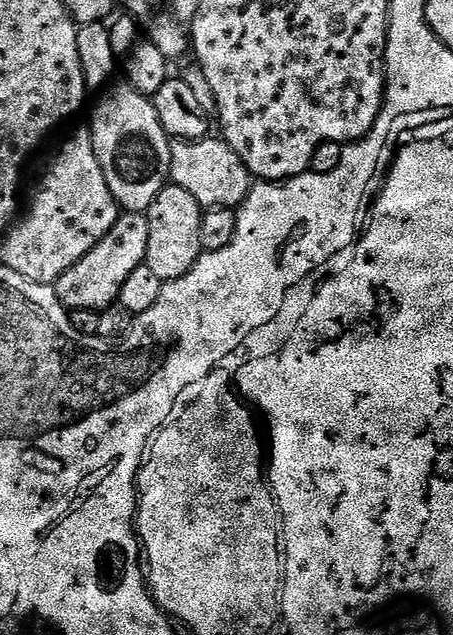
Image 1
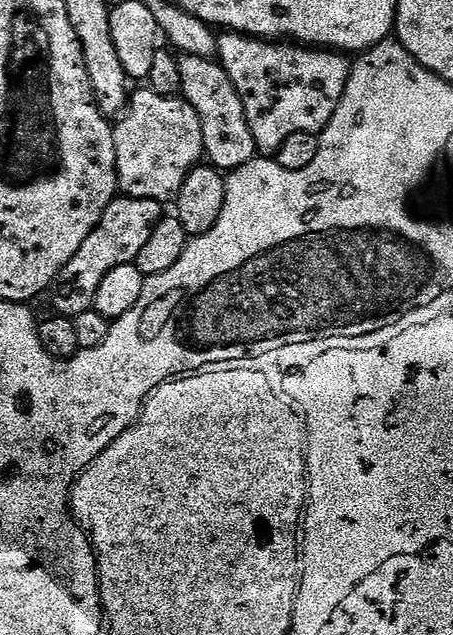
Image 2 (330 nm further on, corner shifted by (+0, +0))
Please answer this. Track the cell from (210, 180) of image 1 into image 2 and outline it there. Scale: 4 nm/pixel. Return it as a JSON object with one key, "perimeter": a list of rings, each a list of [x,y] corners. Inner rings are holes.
{"perimeter":[[[147,86],[131,93],[128,107],[114,124],[114,150],[116,151],[116,182],[119,191],[134,198],[150,198],[167,201],[167,196],[175,197],[193,168],[201,163],[204,156],[202,142],[202,122],[198,114],[180,96],[163,96]]]}

